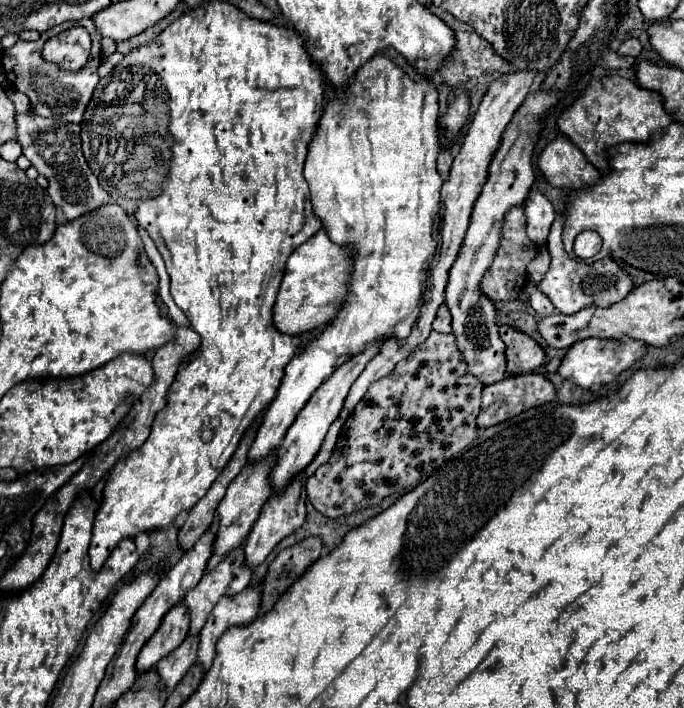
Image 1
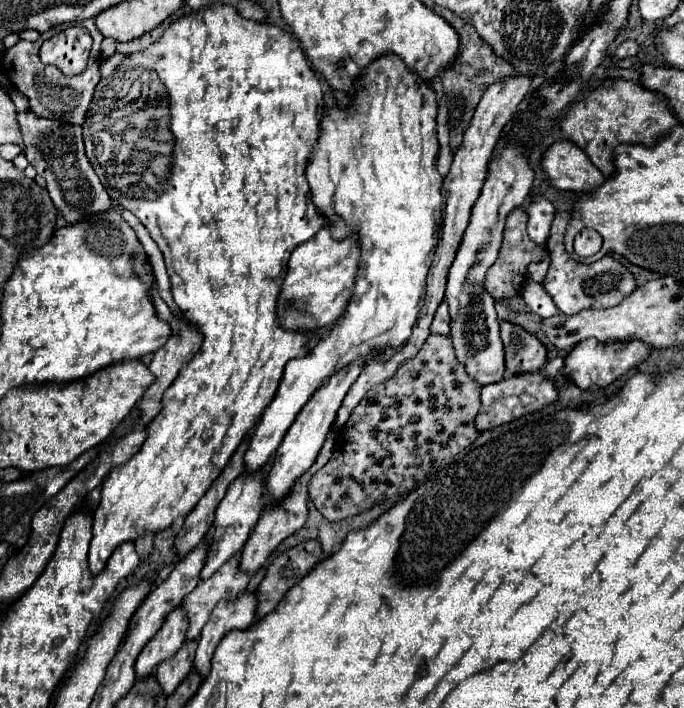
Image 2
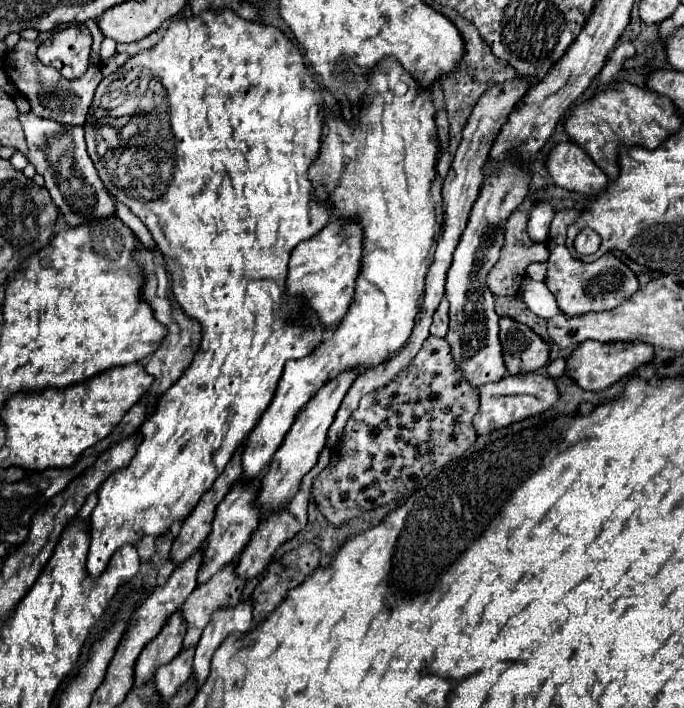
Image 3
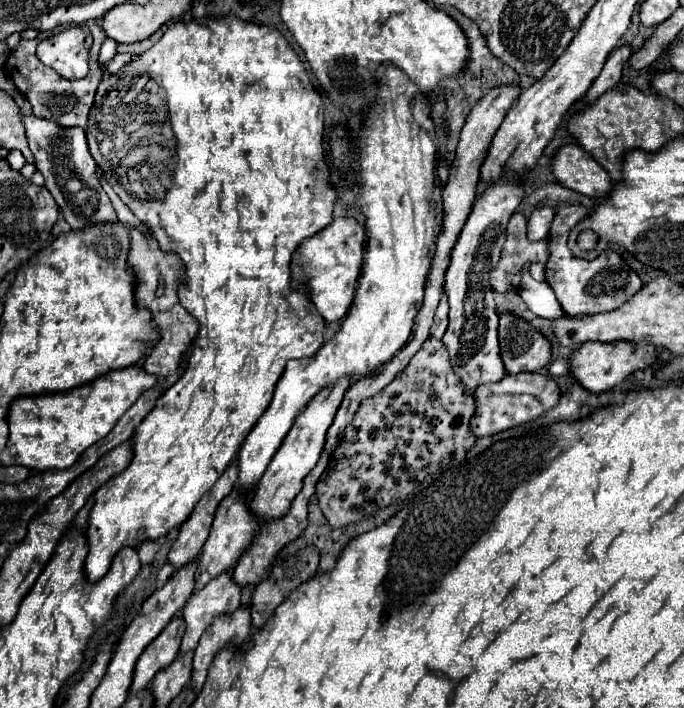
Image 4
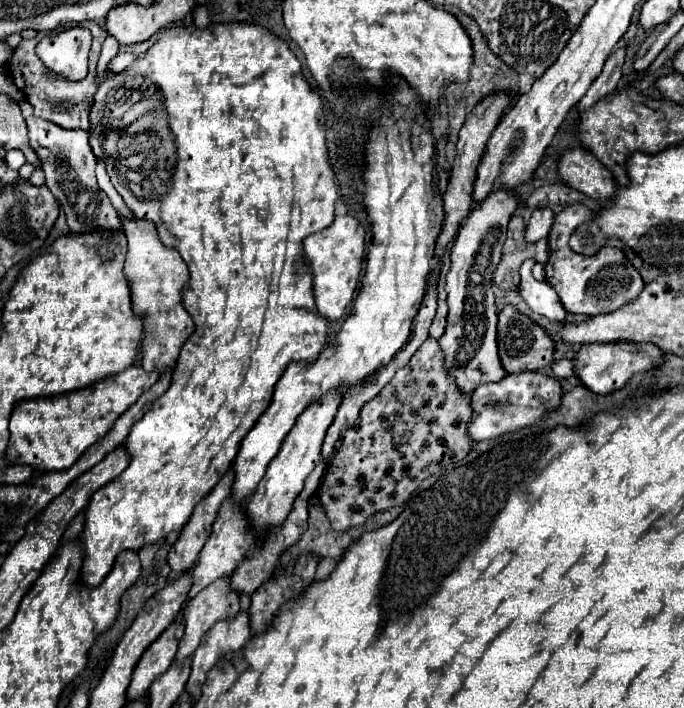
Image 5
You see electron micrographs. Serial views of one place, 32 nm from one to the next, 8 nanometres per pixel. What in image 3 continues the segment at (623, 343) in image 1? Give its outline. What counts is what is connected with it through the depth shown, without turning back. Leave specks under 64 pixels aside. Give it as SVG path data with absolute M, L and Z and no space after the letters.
M582 342L566 360L566 374L584 390L592 390L592 392L600 392L610 388L612 384L620 382L622 378L626 378L630 372L634 372L636 368L652 362L654 358L654 348L650 344L644 342Z

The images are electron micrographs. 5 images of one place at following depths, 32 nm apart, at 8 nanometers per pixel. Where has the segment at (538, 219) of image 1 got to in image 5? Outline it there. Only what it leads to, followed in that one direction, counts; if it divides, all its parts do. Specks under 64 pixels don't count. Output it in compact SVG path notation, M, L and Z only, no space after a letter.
M536 208L530 216L530 222L526 226L526 240L528 244L538 242L540 238L546 238L554 220L554 210L552 208Z

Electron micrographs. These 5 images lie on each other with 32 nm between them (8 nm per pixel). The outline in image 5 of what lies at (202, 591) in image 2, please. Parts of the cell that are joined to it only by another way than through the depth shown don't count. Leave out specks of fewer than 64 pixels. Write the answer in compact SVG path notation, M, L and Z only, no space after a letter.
M216 580L214 584L204 588L204 592L190 600L184 610L186 630L174 660L180 662L190 658L198 648L202 636L212 628L212 624L220 620L234 620L238 612L240 612L238 594L230 592L228 580Z

